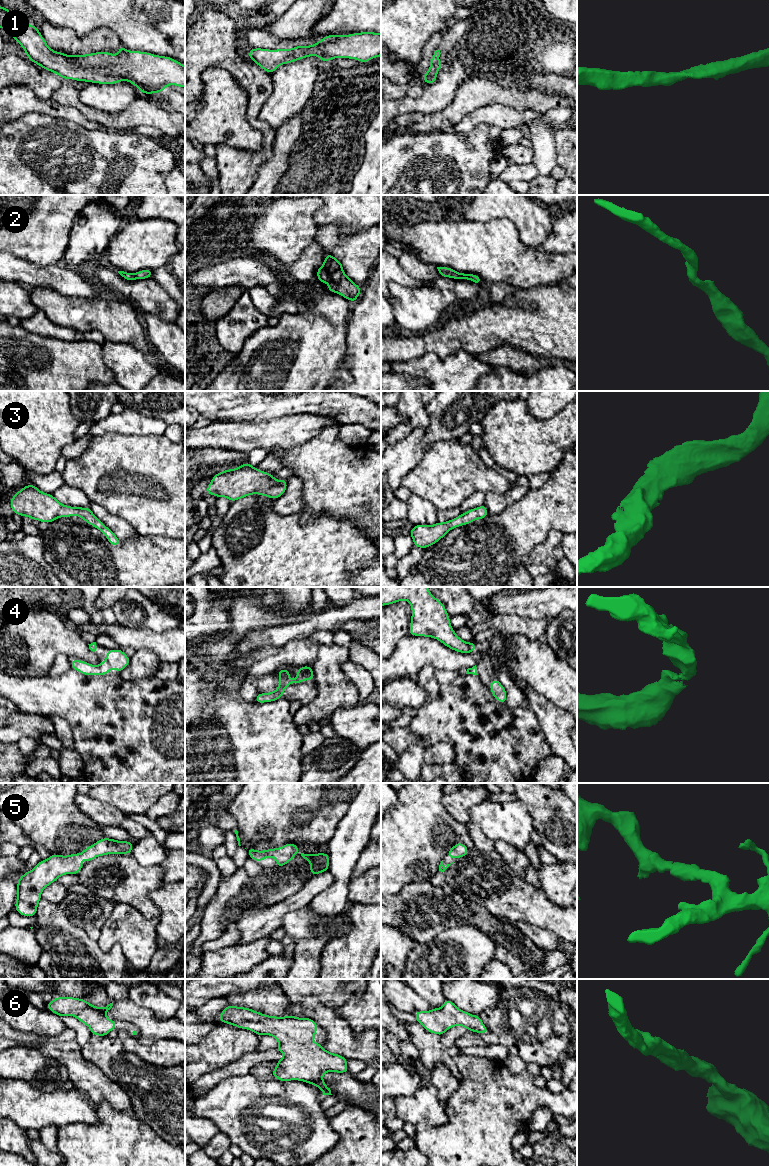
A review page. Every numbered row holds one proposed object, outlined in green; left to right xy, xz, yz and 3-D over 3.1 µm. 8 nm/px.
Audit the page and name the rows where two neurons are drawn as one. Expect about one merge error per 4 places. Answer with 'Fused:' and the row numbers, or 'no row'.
Fused: no row

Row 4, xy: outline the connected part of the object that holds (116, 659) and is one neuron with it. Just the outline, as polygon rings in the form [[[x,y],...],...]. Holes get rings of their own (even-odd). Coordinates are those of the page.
[[[121,649],[107,650],[106,660],[99,662],[98,666],[84,662],[82,660],[71,659],[71,668],[77,670],[83,675],[109,675],[109,670],[114,669],[118,674],[130,663],[128,657]]]

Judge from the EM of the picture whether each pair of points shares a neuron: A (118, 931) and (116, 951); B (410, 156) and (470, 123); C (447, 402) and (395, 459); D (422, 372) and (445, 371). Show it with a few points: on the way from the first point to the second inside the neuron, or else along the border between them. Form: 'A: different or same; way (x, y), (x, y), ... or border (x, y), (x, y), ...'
A: different; border (96, 941), (103, 950), (117, 944), (129, 964)
B: different; border (477, 124), (468, 131), (455, 132)
C: same; way (438, 418), (437, 425), (411, 449)
D: same; way (428, 371), (439, 371)

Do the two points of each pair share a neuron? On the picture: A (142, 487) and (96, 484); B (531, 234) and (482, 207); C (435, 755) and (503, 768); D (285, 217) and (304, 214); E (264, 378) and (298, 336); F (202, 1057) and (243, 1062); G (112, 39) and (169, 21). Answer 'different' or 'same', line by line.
A: same
B: same
C: different
D: same
E: same
F: different
G: different

